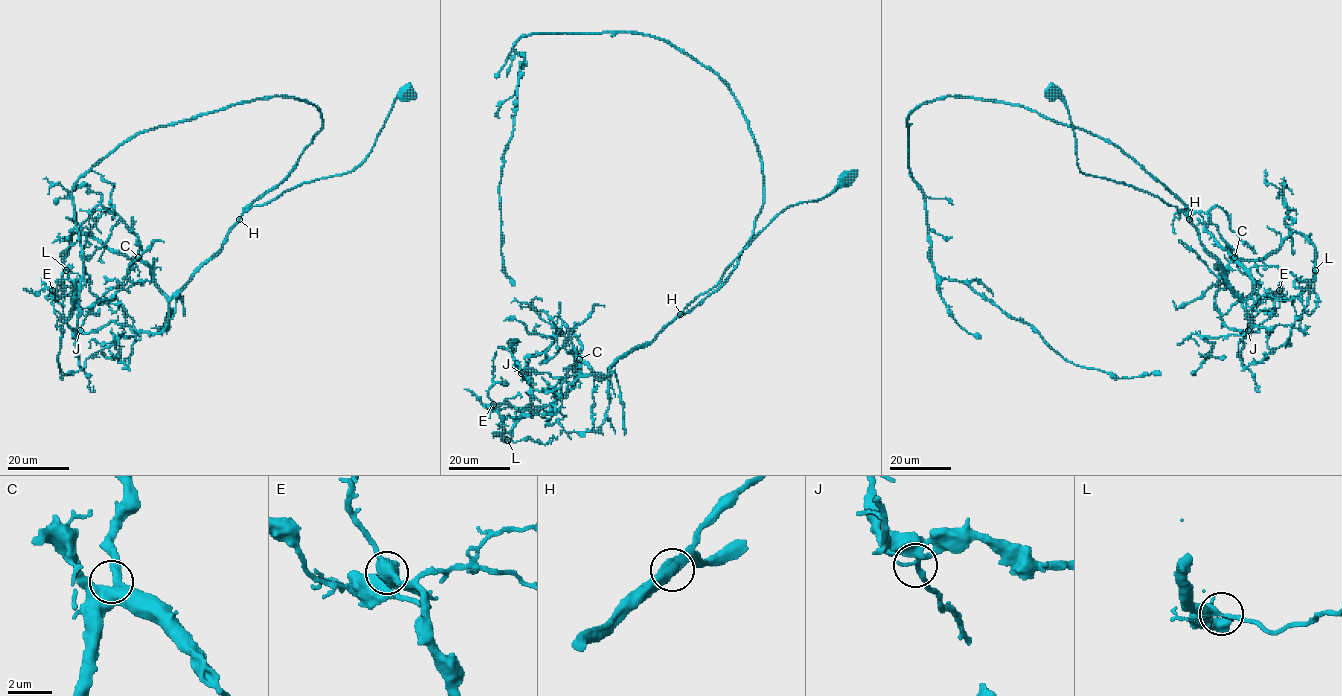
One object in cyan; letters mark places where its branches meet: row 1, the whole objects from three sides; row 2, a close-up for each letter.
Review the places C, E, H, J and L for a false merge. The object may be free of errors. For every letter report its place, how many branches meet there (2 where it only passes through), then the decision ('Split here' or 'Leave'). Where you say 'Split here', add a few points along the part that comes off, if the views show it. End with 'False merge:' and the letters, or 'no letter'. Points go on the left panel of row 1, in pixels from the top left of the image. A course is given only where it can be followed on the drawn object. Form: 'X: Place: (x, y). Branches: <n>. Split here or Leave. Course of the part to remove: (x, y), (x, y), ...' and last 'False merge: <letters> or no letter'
C: Place: (138, 257). Branches: 2. Leave
E: Place: (52, 290). Branches: 2. Leave
H: Place: (239, 219). Branches: 2. Leave
J: Place: (80, 330). Branches: 2. Leave
L: Place: (66, 270). Branches: 3. Leave
False merge: no letter

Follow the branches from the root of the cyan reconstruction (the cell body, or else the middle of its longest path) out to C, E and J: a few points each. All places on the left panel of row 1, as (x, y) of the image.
C: (408, 91), (396, 99), (359, 164), (303, 182), (247, 209), (224, 244), (169, 298), (138, 257)
E: (408, 91), (359, 164), (247, 209), (169, 298), (144, 263), (80, 232), (64, 259), (62, 295), (52, 290)
J: (408, 91), (353, 170), (247, 209), (168, 302), (161, 331), (113, 321), (80, 330)

